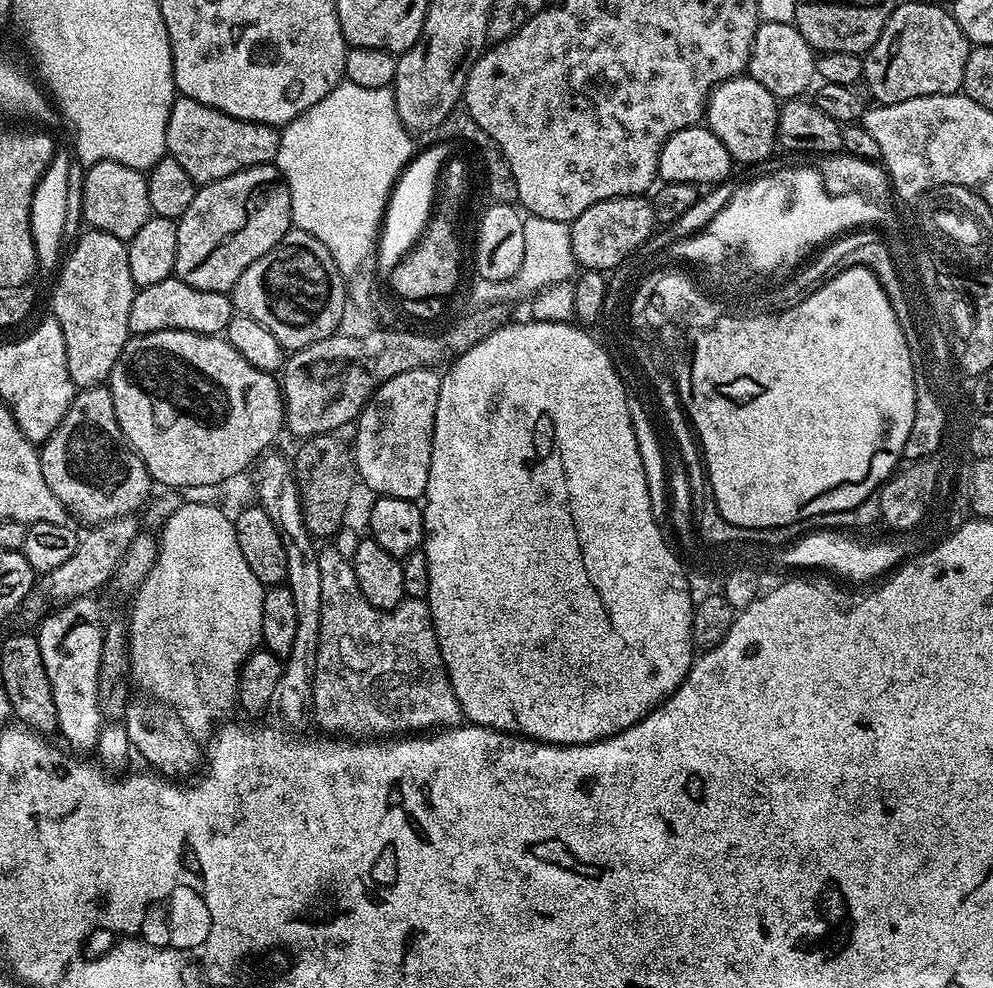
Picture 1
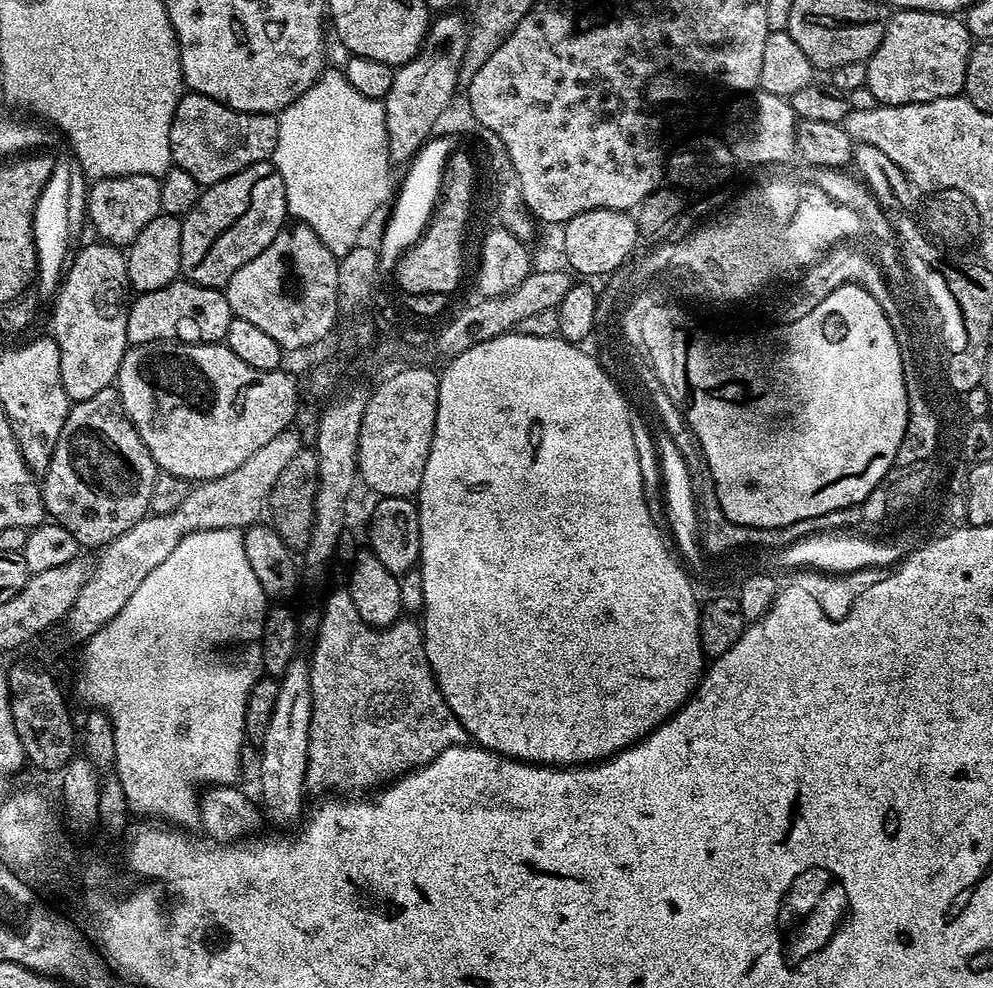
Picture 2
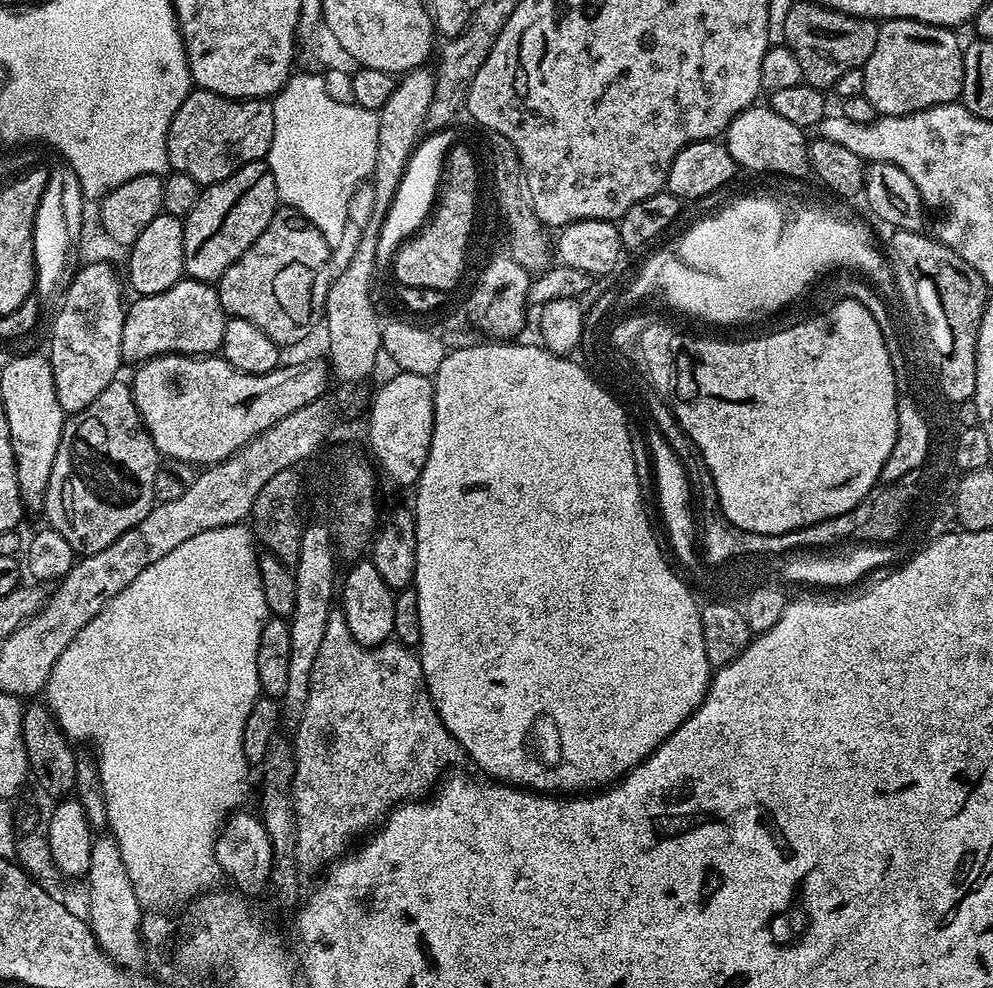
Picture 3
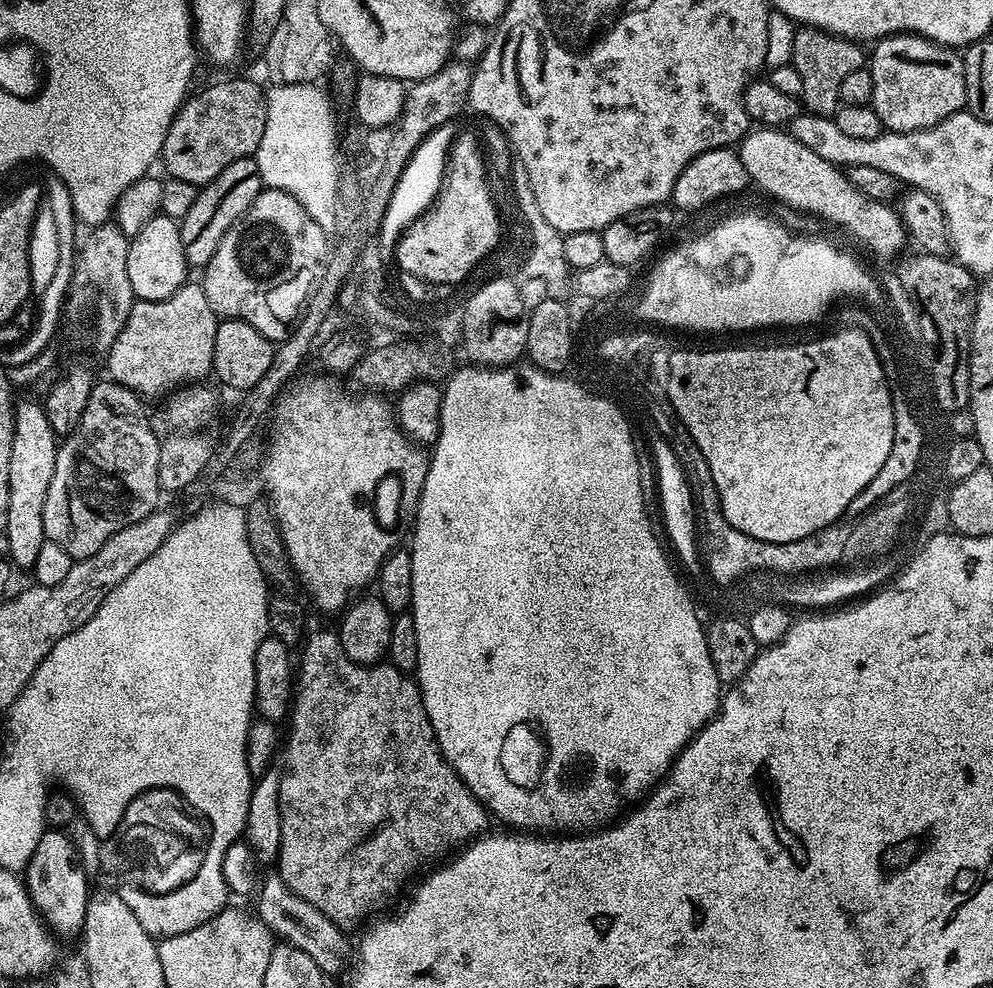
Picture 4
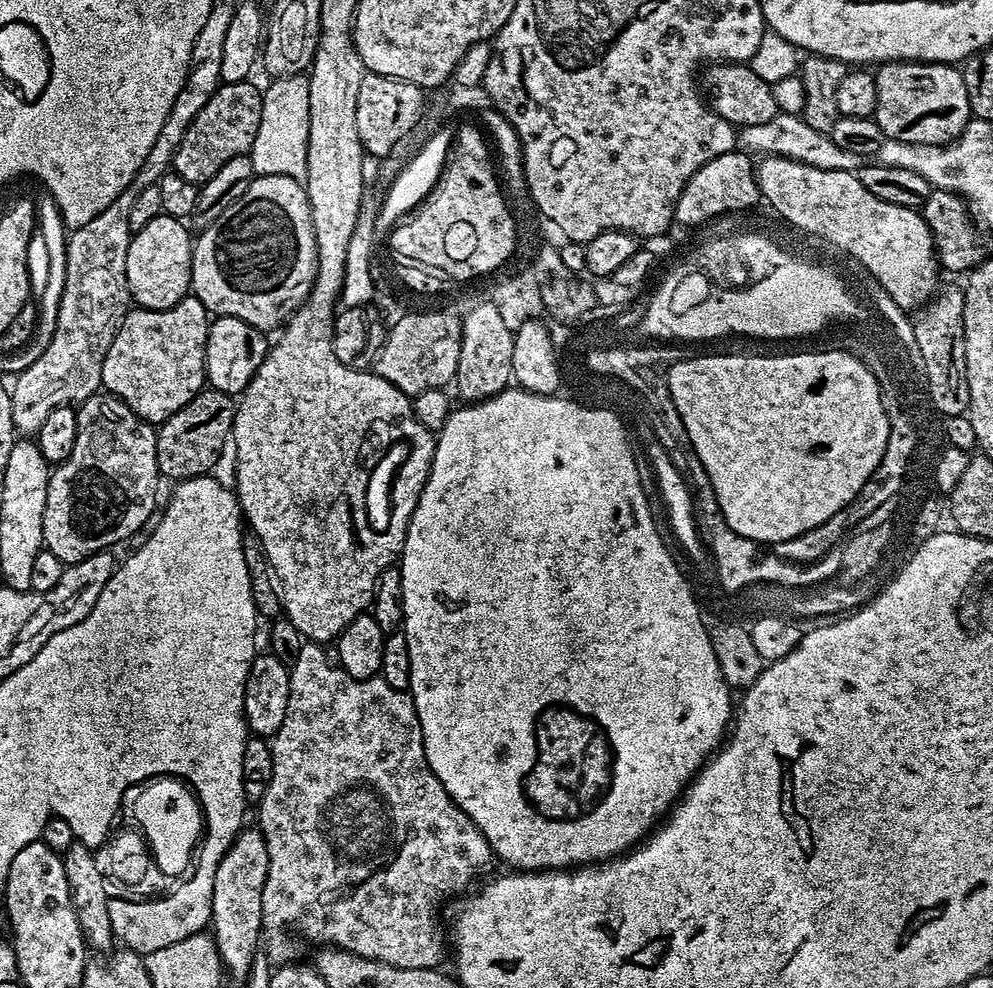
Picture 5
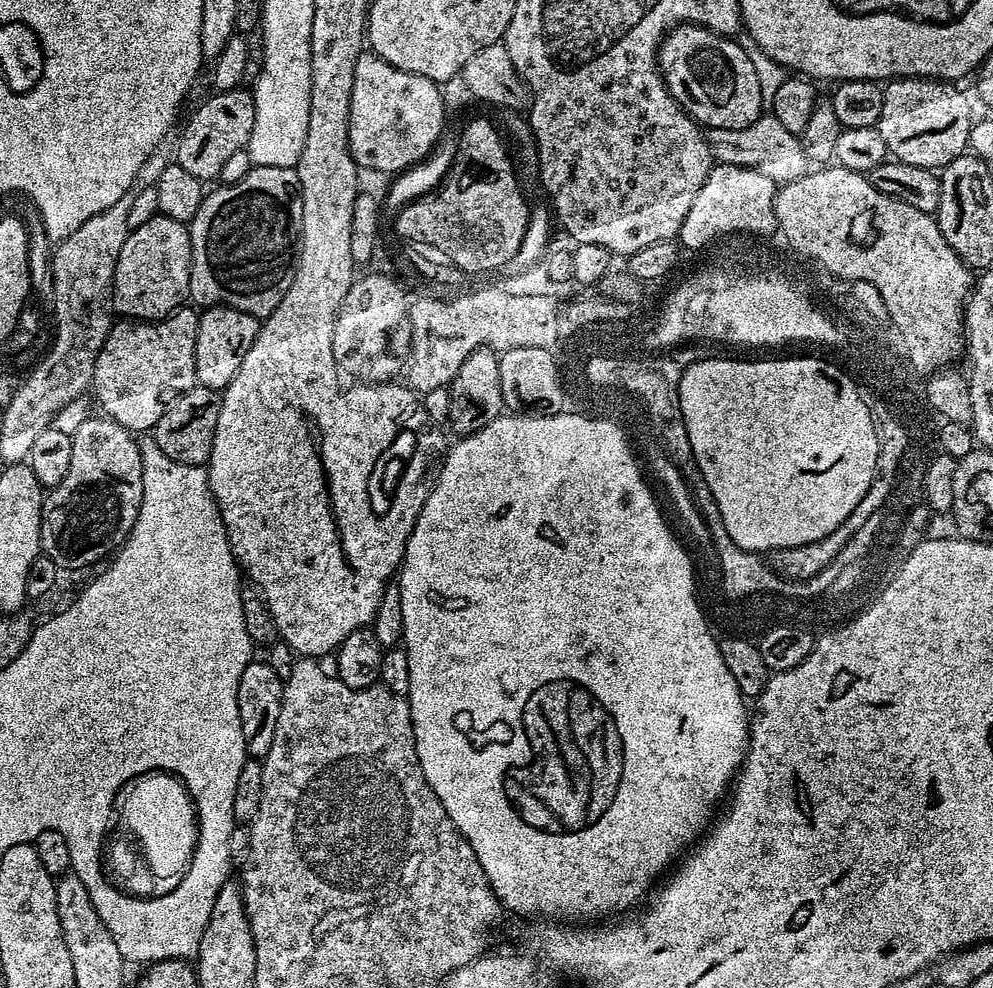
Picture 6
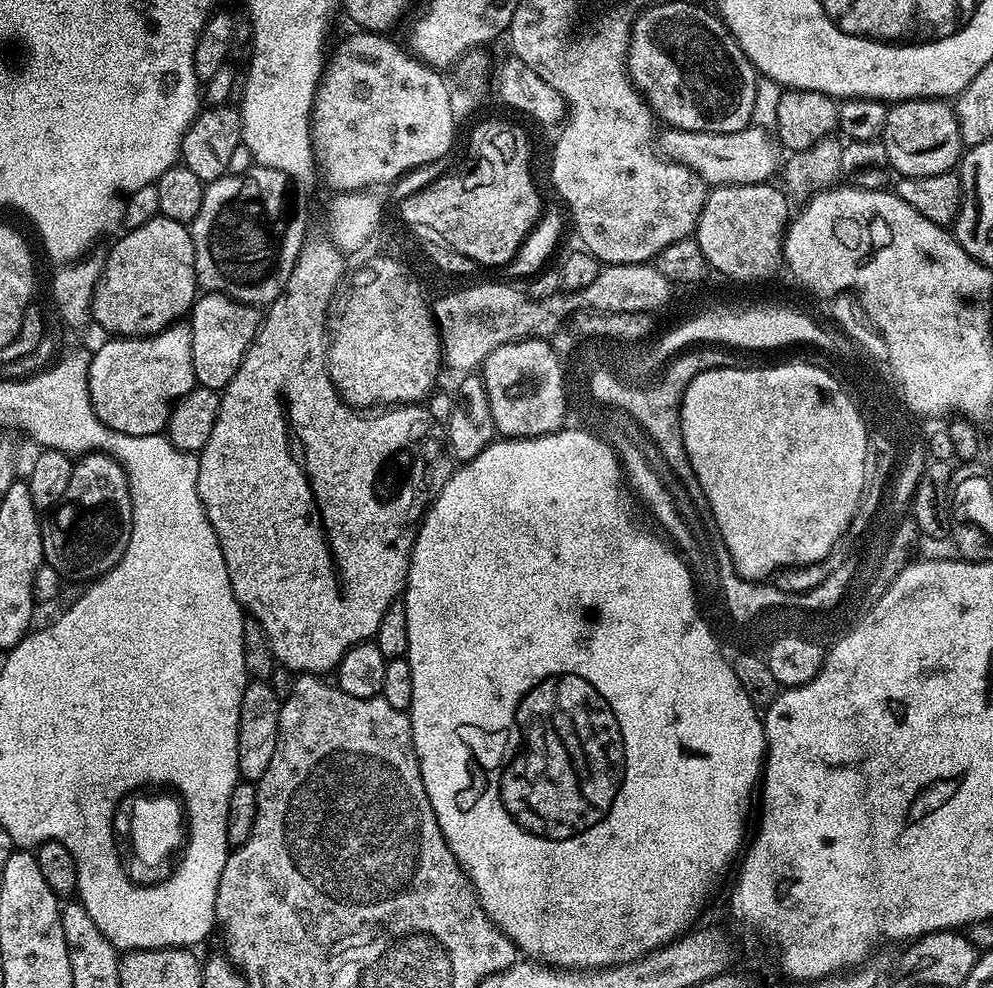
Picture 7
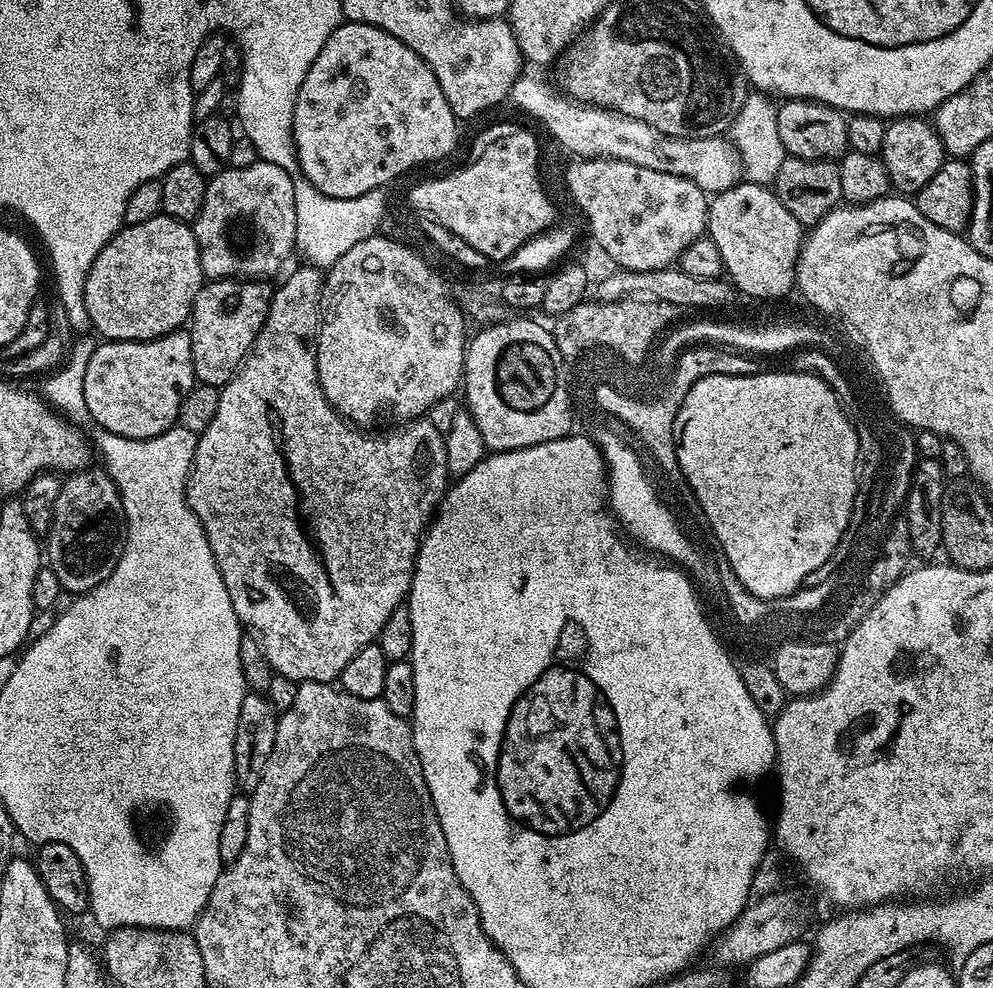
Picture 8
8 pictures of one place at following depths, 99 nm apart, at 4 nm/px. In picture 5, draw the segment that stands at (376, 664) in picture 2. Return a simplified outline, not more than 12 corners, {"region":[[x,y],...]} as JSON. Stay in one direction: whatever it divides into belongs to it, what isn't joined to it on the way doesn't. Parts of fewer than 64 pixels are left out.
{"region":[[290,666],[267,959],[436,968],[493,863],[411,695]]}

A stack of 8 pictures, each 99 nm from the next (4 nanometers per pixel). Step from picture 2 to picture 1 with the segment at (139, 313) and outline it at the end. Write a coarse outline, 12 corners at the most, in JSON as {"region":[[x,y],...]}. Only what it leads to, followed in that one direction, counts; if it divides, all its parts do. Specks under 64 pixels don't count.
{"region":[[169,278],[137,291],[132,336],[227,333],[229,293]]}

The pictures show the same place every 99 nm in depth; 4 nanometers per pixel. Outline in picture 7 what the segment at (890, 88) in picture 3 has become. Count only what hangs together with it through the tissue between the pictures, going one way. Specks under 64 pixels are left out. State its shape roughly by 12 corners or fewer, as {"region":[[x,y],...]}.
{"region":[[944,98],[893,103],[882,137],[891,171],[953,171],[965,147]]}

